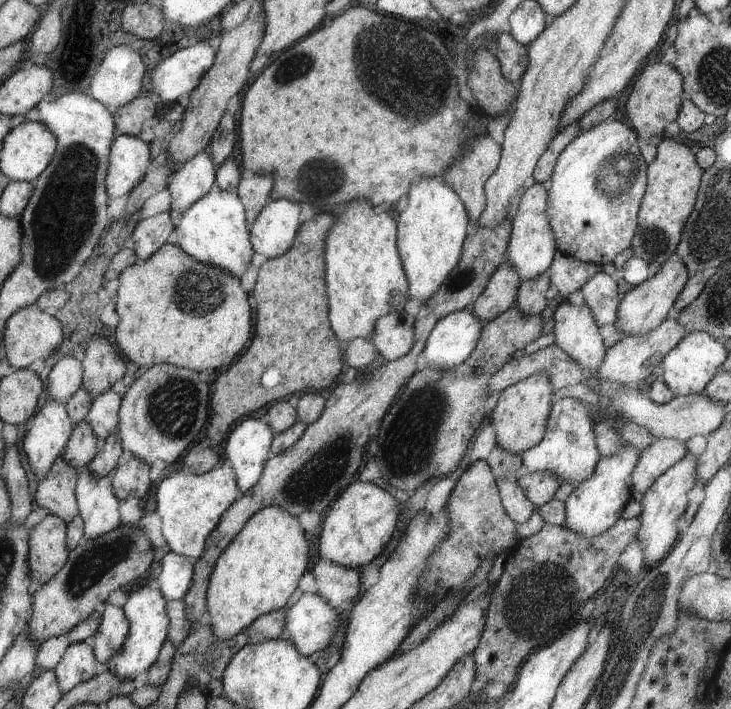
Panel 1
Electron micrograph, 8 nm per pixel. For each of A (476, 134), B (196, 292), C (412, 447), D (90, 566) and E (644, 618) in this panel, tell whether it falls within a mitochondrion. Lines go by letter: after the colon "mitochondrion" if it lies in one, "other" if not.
A: other
B: mitochondrion
C: mitochondrion
D: mitochondrion
E: mitochondrion

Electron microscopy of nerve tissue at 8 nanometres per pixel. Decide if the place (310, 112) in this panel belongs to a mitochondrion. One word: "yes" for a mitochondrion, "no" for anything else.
no

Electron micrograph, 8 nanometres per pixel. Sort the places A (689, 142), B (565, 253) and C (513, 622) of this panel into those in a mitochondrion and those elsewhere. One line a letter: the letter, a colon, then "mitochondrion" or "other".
A: other
B: other
C: mitochondrion

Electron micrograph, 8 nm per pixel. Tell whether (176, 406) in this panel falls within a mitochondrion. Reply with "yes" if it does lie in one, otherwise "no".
yes

